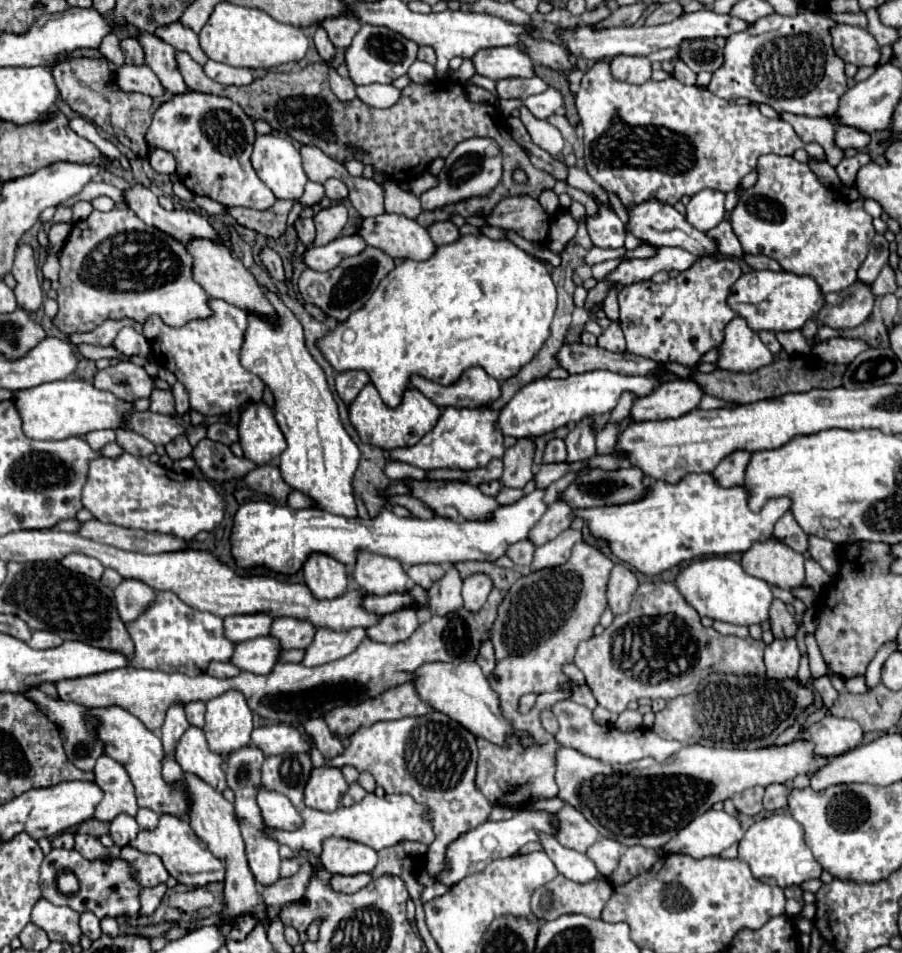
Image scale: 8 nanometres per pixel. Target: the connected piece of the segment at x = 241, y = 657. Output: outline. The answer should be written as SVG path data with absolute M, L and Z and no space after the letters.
M261 636L261 638L253 638L237 644L231 656L231 662L237 668L253 674L269 674L277 664L279 652L281 652L281 646L277 644L277 640L273 640L271 636Z

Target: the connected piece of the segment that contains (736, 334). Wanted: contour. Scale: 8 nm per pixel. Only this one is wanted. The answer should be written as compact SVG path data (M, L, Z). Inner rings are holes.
M735 316L725 326L725 338L719 346L717 368L729 372L755 372L773 362L773 354L759 340L759 334L747 326L747 322Z

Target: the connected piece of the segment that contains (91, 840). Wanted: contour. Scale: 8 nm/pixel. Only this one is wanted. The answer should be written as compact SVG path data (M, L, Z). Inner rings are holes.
M75 834L75 850L77 852L81 852L85 858L89 858L89 860L95 860L97 856L109 856L109 858L113 858L113 856L119 856L119 848L117 846L111 846L111 848L105 848L101 842L99 842L99 838L95 838L95 836L89 836L89 834Z

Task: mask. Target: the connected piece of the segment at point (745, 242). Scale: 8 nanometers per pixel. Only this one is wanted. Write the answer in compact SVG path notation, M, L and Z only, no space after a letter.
M779 154L759 156L757 184L741 194L737 206L731 212L731 226L745 254L769 256L777 260L787 272L815 278L823 294L845 290L857 280L857 268L865 260L869 244L875 236L871 216L863 210L863 200L855 202L839 200L837 194L833 194L827 186L819 182L815 172L807 164L797 162L793 156L779 156Z

